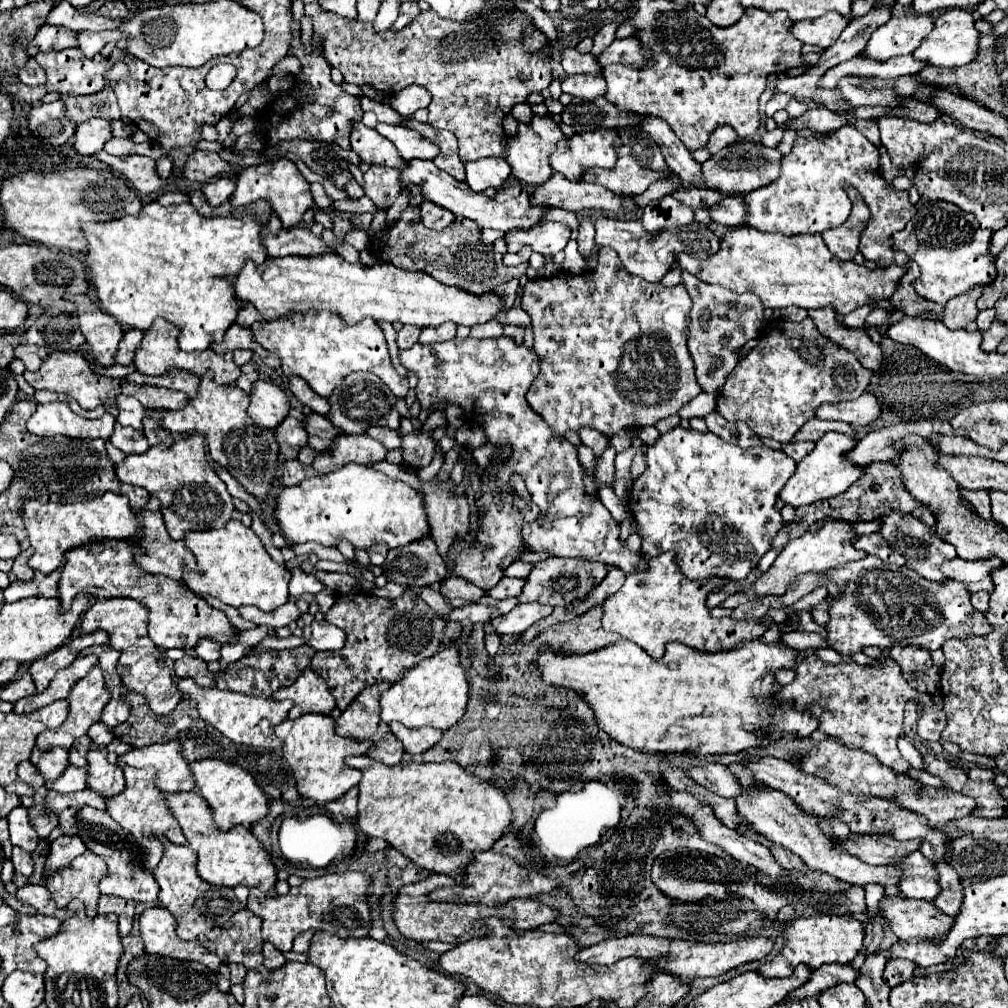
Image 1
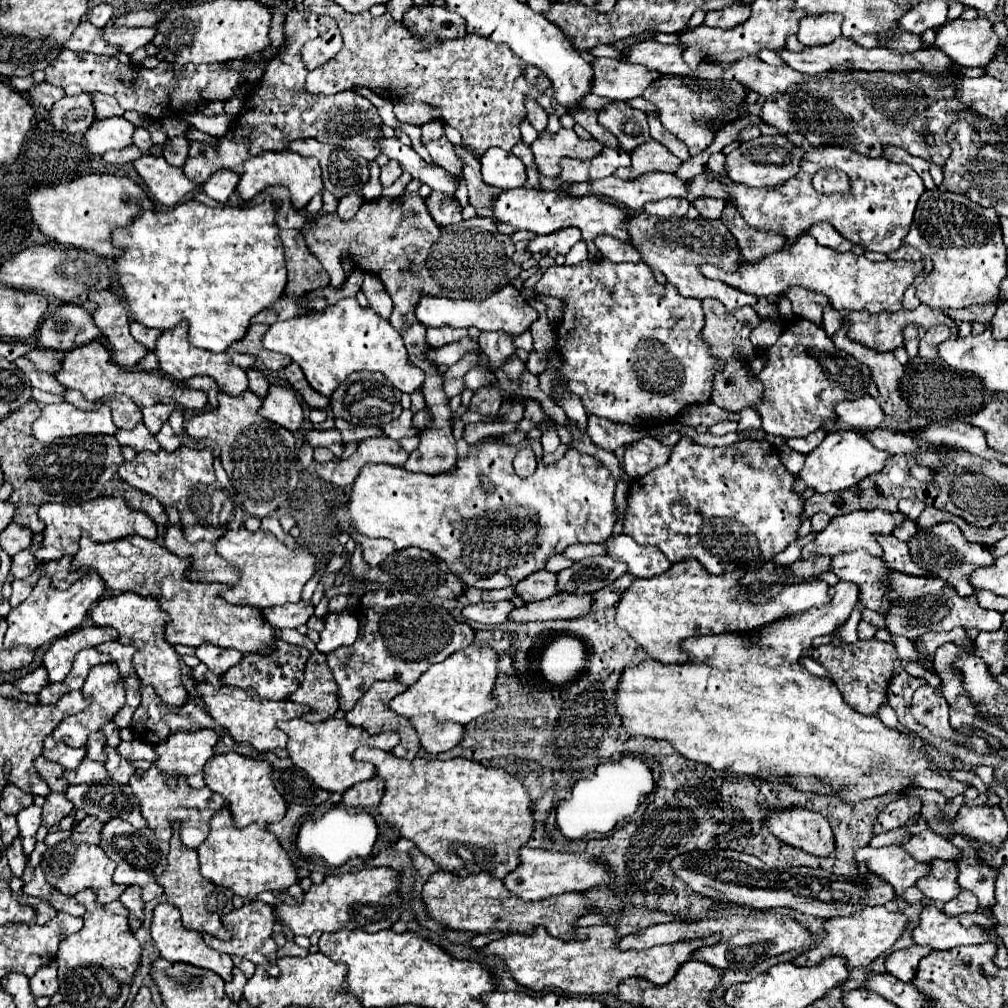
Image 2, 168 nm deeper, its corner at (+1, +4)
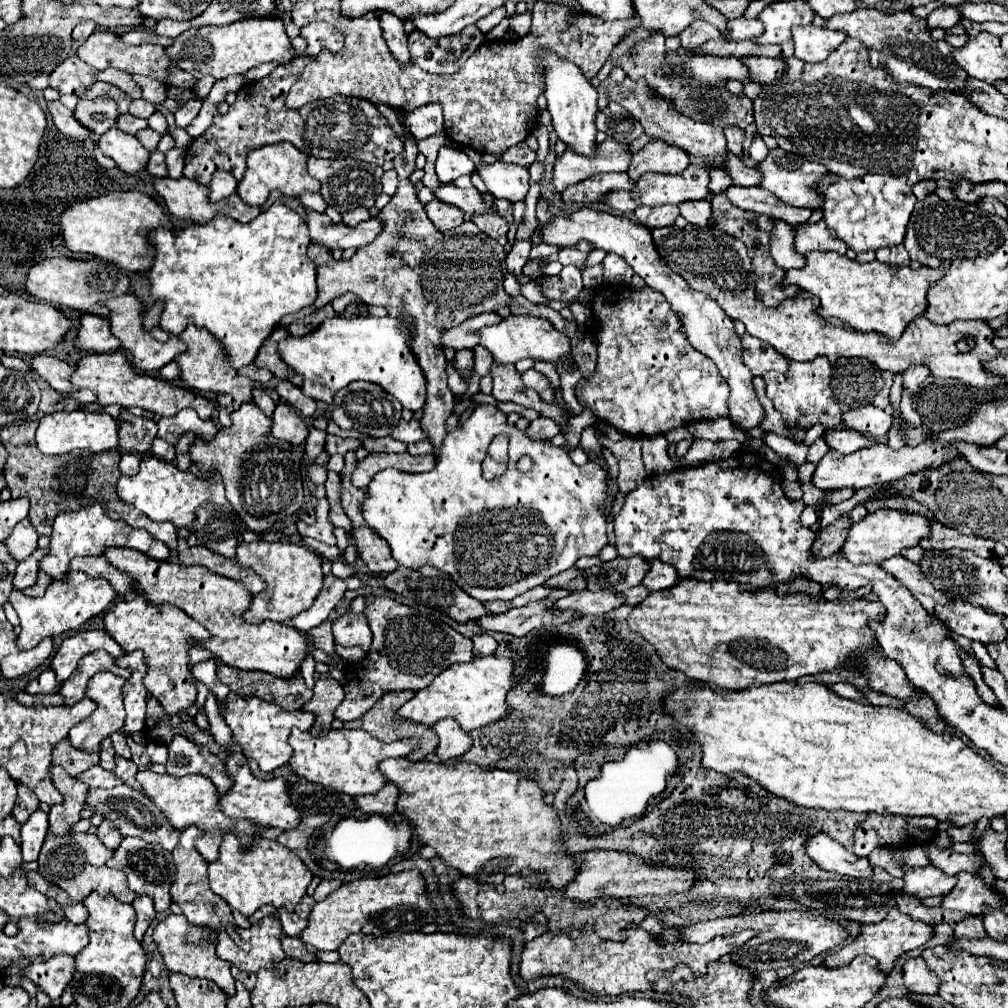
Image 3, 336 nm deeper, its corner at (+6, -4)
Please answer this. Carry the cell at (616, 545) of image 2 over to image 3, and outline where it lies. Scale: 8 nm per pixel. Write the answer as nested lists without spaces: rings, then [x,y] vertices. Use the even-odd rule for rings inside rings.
[[[648,560],[648,564],[650,564],[650,570],[646,572],[642,586],[648,588],[650,592],[672,588],[678,582],[678,572],[674,566],[668,566],[668,564],[656,562],[656,560]]]

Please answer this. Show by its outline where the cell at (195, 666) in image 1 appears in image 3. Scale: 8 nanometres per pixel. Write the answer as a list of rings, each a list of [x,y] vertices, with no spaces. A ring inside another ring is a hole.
[[[220,664],[220,682],[242,698],[258,696],[284,710],[300,710],[312,698],[312,690],[306,686],[300,670],[292,678],[276,678],[268,672],[248,672]]]

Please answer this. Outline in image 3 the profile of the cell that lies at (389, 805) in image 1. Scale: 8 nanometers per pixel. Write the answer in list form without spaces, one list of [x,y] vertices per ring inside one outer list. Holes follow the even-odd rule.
[[[388,758],[382,760],[378,768],[388,782],[398,786],[400,796],[396,808],[402,818],[414,822],[410,826],[416,828],[414,832],[418,834],[418,840],[426,846],[432,846],[438,852],[440,860],[446,866],[456,868],[462,876],[500,884],[506,876],[544,874],[550,882],[548,886],[552,888],[562,888],[574,878],[578,864],[570,858],[560,842],[558,814],[552,810],[550,804],[544,802],[542,790],[530,778],[518,776],[508,770],[482,768],[470,762],[434,764],[426,760],[410,762],[406,758]]]

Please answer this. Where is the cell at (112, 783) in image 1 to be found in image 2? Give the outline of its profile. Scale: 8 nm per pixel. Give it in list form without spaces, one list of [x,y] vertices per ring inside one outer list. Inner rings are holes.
[[[107,746],[107,762],[105,762],[105,768],[107,768],[107,772],[109,772],[109,776],[115,780],[115,782],[119,782],[119,784],[127,784],[129,782],[129,778],[133,776],[133,772],[135,772],[135,766],[127,760],[127,758],[123,758],[115,748],[111,748],[111,746]]]

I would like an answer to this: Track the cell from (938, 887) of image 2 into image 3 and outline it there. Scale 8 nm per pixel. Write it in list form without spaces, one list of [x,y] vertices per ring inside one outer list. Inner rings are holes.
[[[960,872],[958,884],[952,888],[952,892],[942,896],[940,908],[960,910],[960,912],[966,912],[966,914],[982,914],[984,904],[998,908],[1000,900],[994,892],[990,892],[990,888],[994,888],[994,884],[986,884],[976,874]]]

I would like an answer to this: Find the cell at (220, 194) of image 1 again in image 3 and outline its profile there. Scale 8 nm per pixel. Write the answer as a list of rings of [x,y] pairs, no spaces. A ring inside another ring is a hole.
[[[216,172],[212,176],[210,184],[208,184],[208,188],[210,188],[208,198],[210,198],[210,202],[220,202],[220,200],[228,198],[230,194],[234,194],[236,192],[236,184],[238,182],[236,182],[236,178],[232,178],[232,174]]]

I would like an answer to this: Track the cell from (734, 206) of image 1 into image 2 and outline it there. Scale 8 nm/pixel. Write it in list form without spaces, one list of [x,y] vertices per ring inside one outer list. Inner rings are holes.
[[[701,196],[701,198],[695,198],[691,202],[691,206],[695,206],[699,210],[699,214],[705,216],[705,218],[719,218],[721,212],[723,212],[723,208],[725,208],[725,200]]]

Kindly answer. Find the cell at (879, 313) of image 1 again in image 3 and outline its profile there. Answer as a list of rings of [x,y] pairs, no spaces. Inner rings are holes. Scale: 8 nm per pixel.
[[[686,224],[686,228],[670,226],[670,228],[654,228],[652,230],[652,240],[656,244],[658,254],[662,260],[672,268],[678,270],[678,274],[688,282],[690,288],[704,292],[712,300],[718,302],[718,306],[732,318],[740,320],[746,326],[746,332],[754,338],[760,338],[774,346],[780,354],[786,358],[796,358],[796,360],[810,360],[816,356],[826,356],[830,362],[836,362],[842,356],[862,356],[870,364],[878,366],[880,370],[888,372],[904,372],[910,364],[926,362],[932,370],[934,376],[940,378],[958,378],[966,382],[968,386],[976,388],[992,388],[1000,384],[1000,378],[992,378],[984,374],[980,360],[984,358],[994,358],[1000,354],[990,340],[994,332],[988,328],[986,322],[972,322],[972,320],[956,320],[950,324],[936,326],[928,322],[924,316],[914,318],[904,334],[892,342],[884,334],[878,332],[856,332],[850,326],[842,322],[828,322],[820,318],[818,306],[820,300],[808,292],[802,292],[796,298],[790,298],[788,302],[776,306],[776,308],[766,308],[760,304],[760,300],[754,296],[754,278],[752,278],[752,264],[746,254],[744,242],[738,238],[732,238],[724,234],[722,230],[714,228],[712,224],[708,226],[694,226]],[[974,334],[974,348],[970,352],[962,354],[956,348],[958,340],[970,340]]]

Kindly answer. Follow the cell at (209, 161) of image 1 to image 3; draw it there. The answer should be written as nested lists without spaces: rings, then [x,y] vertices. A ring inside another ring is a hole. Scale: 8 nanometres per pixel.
[[[316,22],[300,28],[300,36],[308,42],[306,52],[290,60],[276,70],[272,70],[266,78],[258,82],[244,84],[236,92],[236,102],[230,106],[226,116],[216,116],[212,126],[186,150],[186,166],[184,176],[198,182],[208,184],[216,170],[230,172],[236,180],[244,176],[246,170],[246,154],[250,150],[276,144],[276,142],[292,142],[298,150],[312,154],[316,158],[358,158],[370,164],[382,166],[386,160],[392,160],[396,154],[402,152],[402,140],[394,134],[388,120],[376,110],[374,104],[356,98],[356,112],[344,108],[342,102],[328,102],[328,104],[306,104],[300,110],[290,112],[284,106],[284,98],[304,66],[316,58],[322,50],[330,50],[332,54],[342,48],[342,34],[326,22]],[[346,110],[346,112],[344,112]],[[350,122],[350,126],[342,126]]]

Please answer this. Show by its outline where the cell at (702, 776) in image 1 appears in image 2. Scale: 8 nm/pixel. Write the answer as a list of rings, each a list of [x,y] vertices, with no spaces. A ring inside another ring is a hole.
[[[801,806],[777,810],[769,816],[767,826],[785,844],[801,848],[813,856],[829,856],[835,850],[831,824],[813,810]]]

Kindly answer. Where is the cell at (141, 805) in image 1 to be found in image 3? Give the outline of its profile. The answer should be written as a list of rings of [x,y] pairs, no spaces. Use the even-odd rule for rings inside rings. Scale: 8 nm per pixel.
[[[144,770],[136,774],[136,780],[140,782],[142,790],[146,792],[146,796],[162,810],[164,818],[170,822],[170,826],[174,830],[184,830],[184,826],[198,826],[200,830],[204,830],[204,836],[200,836],[196,840],[196,850],[208,860],[214,862],[216,860],[216,852],[220,846],[220,838],[226,832],[236,832],[238,838],[242,840],[242,844],[250,844],[252,838],[258,834],[258,826],[250,826],[250,822],[244,820],[232,820],[230,816],[222,814],[216,806],[218,802],[218,792],[214,788],[214,784],[206,778],[206,776],[170,776],[170,774],[156,774],[152,770]]]

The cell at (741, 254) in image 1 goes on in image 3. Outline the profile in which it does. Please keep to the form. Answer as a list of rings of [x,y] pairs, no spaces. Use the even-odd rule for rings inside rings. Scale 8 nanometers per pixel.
[[[808,252],[804,254],[806,264],[802,268],[786,270],[782,284],[796,284],[810,294],[820,298],[820,316],[838,318],[850,324],[858,332],[876,330],[886,334],[890,340],[900,338],[904,328],[920,314],[924,314],[926,306],[926,290],[930,282],[940,278],[940,270],[932,268],[896,268],[882,264],[878,260],[868,264],[858,264],[846,256],[838,256],[832,252]]]

